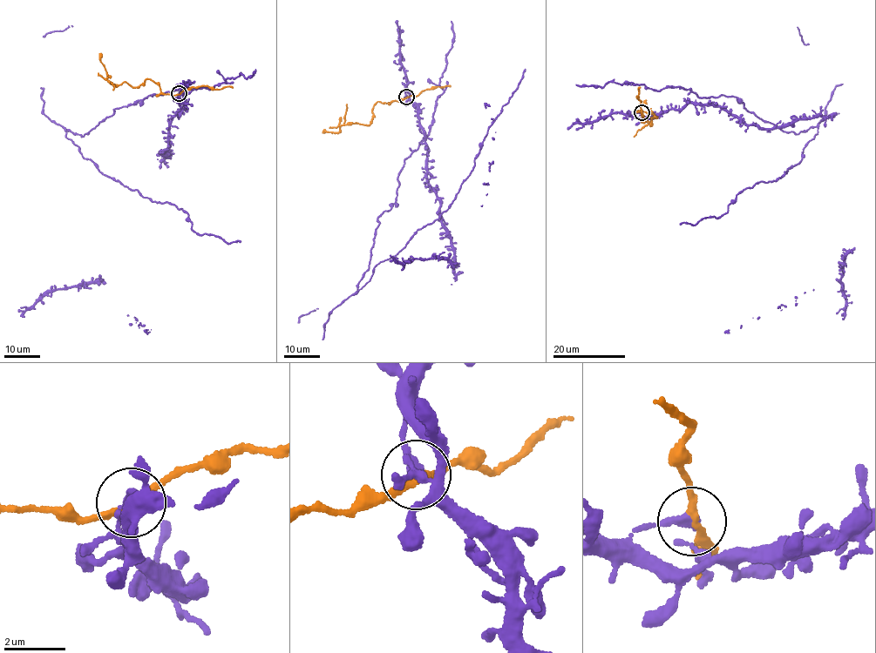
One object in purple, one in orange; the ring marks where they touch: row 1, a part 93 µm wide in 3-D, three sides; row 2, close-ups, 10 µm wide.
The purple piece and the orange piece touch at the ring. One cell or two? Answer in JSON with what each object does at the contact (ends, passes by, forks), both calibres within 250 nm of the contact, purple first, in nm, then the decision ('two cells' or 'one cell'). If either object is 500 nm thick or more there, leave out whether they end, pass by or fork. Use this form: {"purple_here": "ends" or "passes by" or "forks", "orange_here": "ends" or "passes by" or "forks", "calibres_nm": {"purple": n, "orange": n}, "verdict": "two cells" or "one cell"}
{"purple_here": "ends", "orange_here": "passes by", "calibres_nm": {"purple": 360, "orange": 240}, "verdict": "two cells"}

